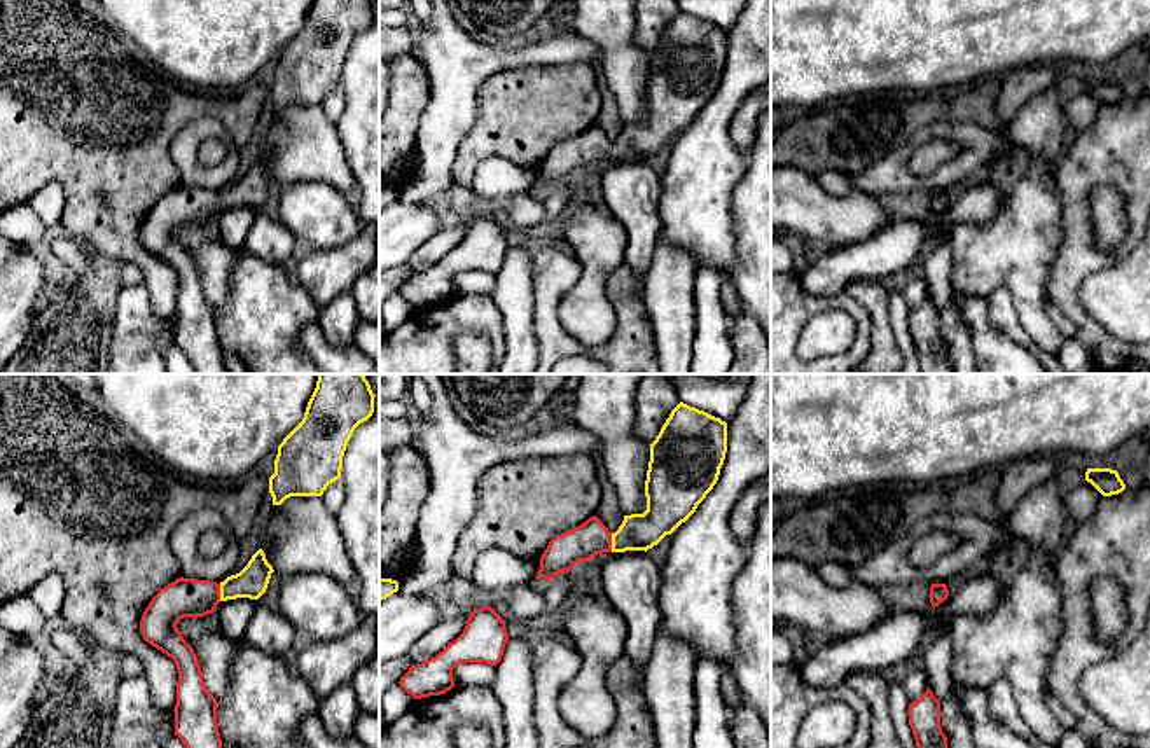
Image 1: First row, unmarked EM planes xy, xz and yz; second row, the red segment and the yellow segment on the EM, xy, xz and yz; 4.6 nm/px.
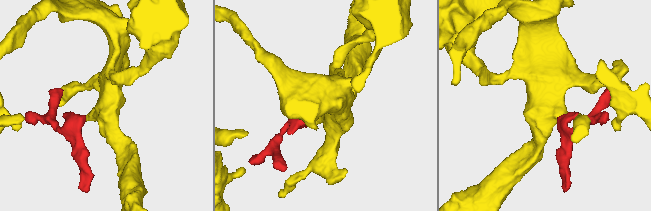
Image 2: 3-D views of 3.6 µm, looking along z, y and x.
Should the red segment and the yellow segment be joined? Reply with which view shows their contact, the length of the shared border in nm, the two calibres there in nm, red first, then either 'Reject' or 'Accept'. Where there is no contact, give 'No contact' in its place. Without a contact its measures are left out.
Touches red in xz. Shared border 90 nm. Thickness 160 nm (red) against 180 nm. Accept

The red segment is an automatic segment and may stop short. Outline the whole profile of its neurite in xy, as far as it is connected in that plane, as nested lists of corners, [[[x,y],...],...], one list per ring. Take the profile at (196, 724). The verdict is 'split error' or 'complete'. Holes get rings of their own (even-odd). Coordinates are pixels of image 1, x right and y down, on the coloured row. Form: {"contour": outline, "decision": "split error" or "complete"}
{"contour": [[[259,549],[248,564],[224,582],[177,578],[163,587],[145,608],[140,631],[147,643],[171,657],[178,669],[175,736],[187,748],[222,748],[217,724],[217,699],[206,690],[201,666],[177,624],[184,617],[213,613],[220,601],[259,599],[269,584],[273,566]]], "decision": "split error"}

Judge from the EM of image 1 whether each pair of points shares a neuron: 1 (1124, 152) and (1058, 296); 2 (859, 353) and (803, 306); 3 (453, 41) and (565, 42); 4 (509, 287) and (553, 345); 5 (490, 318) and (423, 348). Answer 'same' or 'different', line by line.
1: same
2: same
3: same
4: different
5: same

